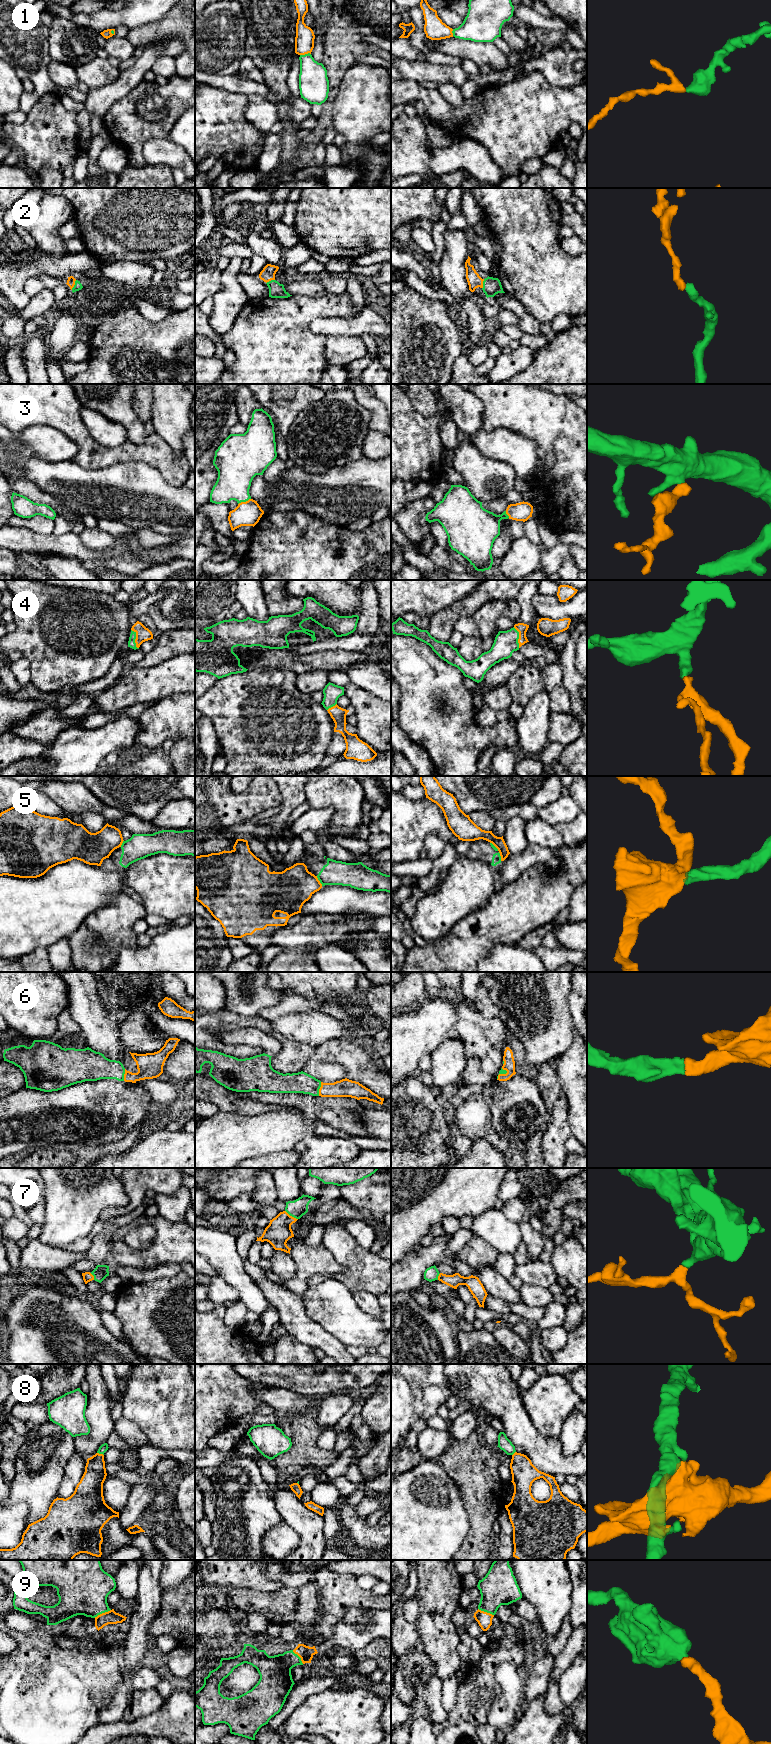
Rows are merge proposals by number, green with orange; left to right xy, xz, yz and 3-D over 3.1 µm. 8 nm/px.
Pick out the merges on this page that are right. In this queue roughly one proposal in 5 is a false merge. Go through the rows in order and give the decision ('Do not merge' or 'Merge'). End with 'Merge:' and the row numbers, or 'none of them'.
1: Merge
2: Merge
3: Merge
4: Merge
5: Do not merge
6: Merge
7: Merge
8: Do not merge
9: Merge
Merge: 1, 2, 3, 4, 6, 7, 9

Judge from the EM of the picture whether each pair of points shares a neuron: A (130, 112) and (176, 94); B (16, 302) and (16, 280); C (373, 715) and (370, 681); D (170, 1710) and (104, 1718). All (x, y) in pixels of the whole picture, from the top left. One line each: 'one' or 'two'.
A: one
B: one
C: two
D: two

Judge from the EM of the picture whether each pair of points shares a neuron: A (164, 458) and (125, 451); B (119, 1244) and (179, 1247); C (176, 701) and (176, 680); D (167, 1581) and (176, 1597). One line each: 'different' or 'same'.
A: same
B: same
C: different
D: different

